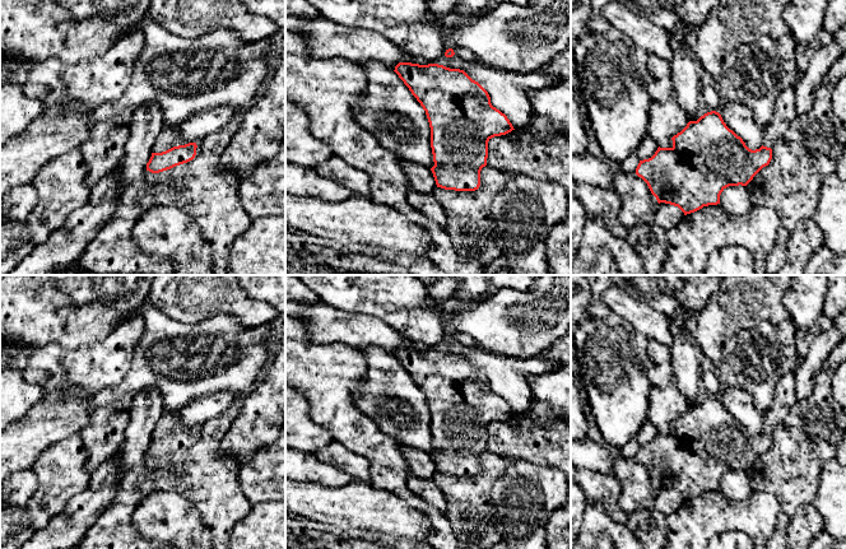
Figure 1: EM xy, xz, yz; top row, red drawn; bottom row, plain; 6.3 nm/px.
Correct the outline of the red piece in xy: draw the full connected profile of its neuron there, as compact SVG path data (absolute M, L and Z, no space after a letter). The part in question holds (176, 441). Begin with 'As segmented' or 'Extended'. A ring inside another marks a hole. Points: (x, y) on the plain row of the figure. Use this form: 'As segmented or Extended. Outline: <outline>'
Extended. Outline: M163 410L147 448L147 456L159 459L187 448L200 439L201 431L203 424L197 424L195 428L183 427L176 411Z

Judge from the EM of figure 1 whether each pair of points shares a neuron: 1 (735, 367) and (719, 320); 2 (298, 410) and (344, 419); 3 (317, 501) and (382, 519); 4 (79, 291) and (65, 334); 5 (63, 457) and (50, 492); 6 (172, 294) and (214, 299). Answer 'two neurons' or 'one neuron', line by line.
1: two neurons
2: two neurons
3: one neuron
4: two neurons
5: one neuron
6: one neuron

